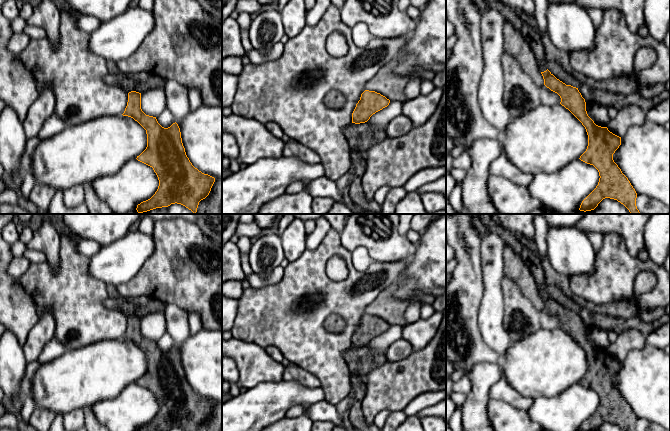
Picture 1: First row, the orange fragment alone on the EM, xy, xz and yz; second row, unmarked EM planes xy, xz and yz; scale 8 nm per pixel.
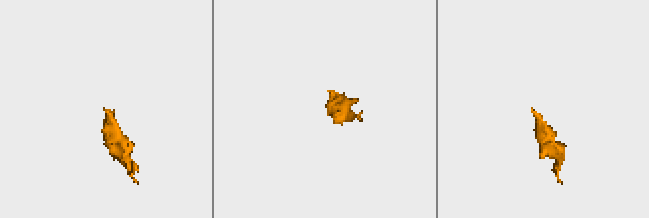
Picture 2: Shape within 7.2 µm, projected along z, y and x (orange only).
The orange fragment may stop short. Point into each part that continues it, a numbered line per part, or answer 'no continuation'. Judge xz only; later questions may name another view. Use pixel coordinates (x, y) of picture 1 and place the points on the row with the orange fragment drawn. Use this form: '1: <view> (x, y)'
no continuation

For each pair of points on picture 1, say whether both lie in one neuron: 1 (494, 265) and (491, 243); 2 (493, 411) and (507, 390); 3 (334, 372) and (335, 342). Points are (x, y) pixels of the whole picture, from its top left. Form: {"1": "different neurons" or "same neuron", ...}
{"1": "same neuron", "2": "different neurons", "3": "same neuron"}

